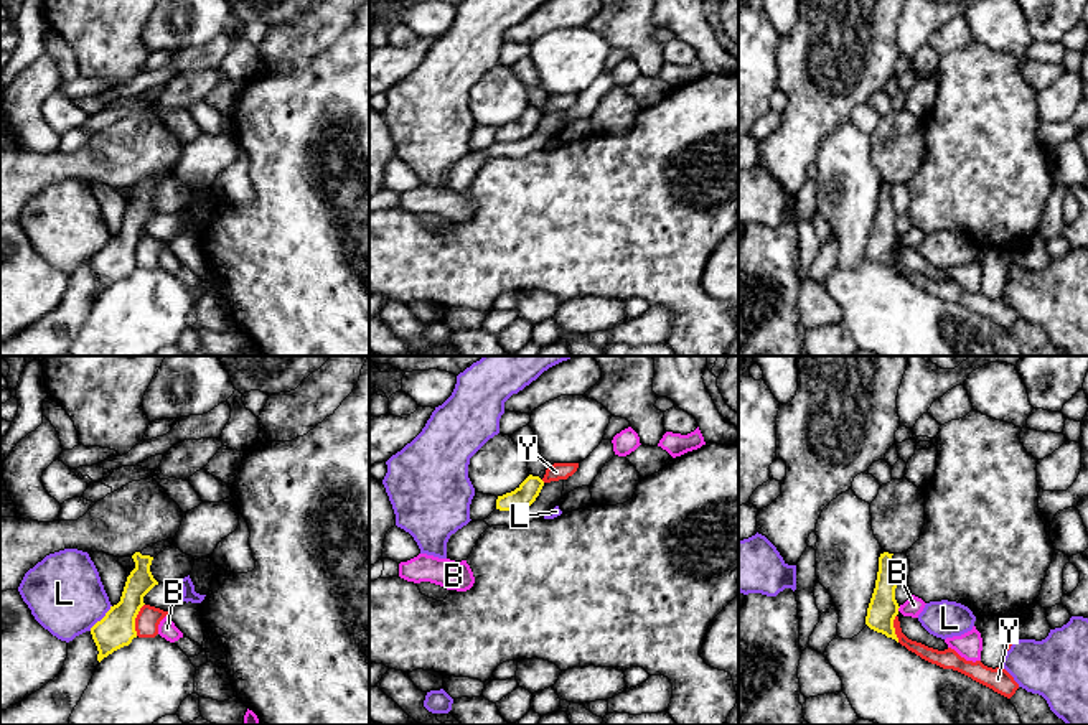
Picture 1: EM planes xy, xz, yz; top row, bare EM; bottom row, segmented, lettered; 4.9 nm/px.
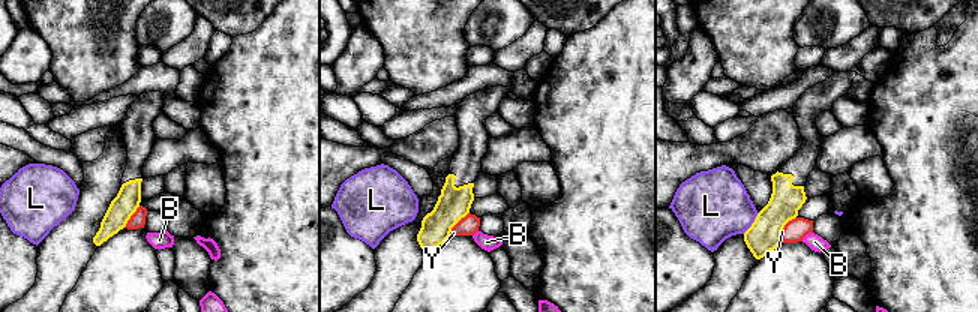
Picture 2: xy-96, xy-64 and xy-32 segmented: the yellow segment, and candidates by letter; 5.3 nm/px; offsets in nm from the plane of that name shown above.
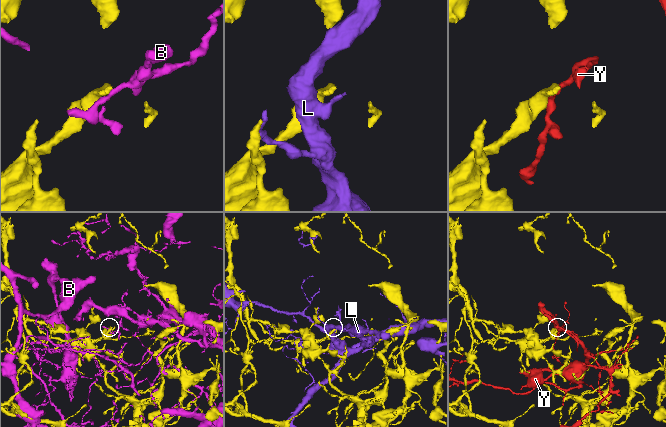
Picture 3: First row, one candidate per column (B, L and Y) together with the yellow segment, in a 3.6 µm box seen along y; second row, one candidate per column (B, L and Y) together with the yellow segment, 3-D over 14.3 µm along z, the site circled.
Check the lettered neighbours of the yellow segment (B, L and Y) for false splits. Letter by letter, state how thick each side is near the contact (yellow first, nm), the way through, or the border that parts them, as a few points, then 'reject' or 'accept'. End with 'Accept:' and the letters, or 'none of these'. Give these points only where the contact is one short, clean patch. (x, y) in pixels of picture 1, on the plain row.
B: calibres 140 and 90 nm; reject
L: calibres 180 and 380 nm; reject
Y: calibres 180 and 120 nm; reject
Accept: none of these

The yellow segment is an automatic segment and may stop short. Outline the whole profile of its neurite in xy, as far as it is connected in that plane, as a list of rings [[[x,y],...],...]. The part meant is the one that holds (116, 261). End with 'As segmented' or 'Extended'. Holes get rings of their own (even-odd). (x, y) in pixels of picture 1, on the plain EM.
[[[173,170],[157,173],[132,186],[135,199],[127,208],[120,232],[110,237],[106,247],[91,259],[99,293],[137,269],[135,249],[145,236],[143,227],[158,216],[150,203],[152,191],[170,176],[173,176]]]. Extended

